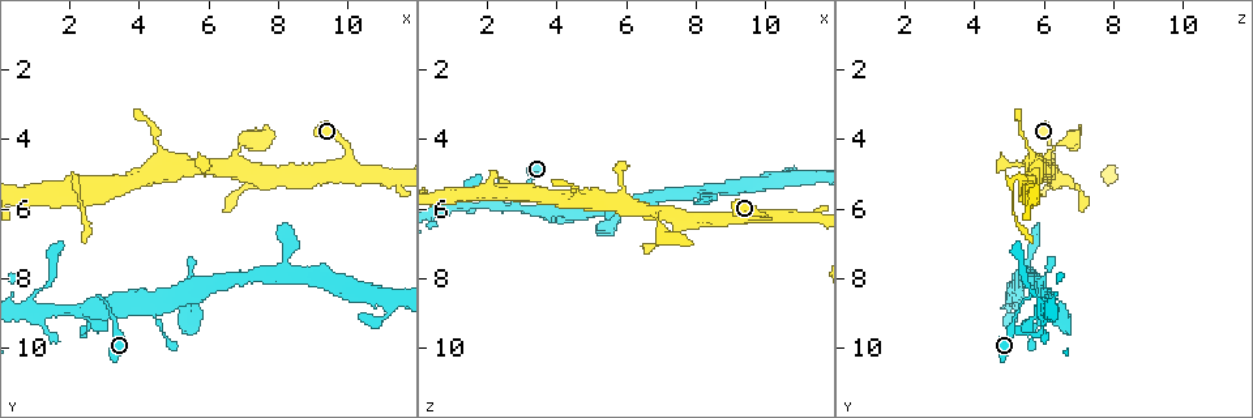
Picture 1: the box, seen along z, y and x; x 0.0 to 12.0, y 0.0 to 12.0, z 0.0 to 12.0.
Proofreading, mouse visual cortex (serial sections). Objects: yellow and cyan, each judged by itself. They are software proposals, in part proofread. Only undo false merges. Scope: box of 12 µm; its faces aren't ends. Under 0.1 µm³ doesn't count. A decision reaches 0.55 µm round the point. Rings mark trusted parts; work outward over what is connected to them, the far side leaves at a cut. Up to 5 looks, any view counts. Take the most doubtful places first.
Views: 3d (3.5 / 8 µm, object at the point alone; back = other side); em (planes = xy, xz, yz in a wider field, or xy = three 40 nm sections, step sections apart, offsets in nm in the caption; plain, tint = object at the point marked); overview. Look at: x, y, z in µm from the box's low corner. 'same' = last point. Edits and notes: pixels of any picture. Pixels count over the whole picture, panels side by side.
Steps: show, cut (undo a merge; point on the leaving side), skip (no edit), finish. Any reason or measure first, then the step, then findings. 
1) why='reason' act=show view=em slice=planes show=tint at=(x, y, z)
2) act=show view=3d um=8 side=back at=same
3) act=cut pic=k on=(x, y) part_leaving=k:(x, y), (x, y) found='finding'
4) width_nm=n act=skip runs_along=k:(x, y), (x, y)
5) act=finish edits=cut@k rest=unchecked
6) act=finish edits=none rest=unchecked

why='side arm on a straight run' act=show view=3d um=3.5 at=(2.8, 8.7, 5.9)

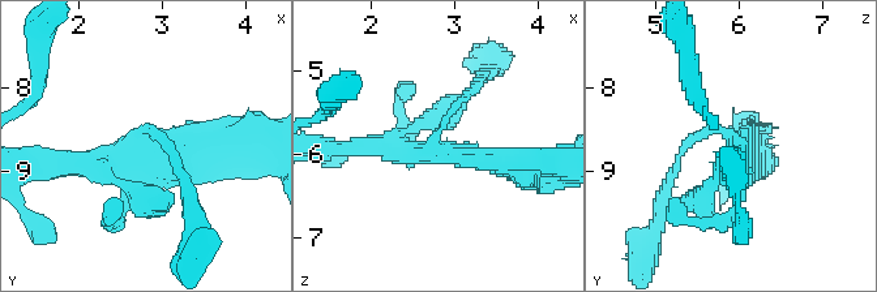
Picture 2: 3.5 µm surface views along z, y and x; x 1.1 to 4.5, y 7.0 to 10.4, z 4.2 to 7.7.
why='shape alone is not enough' act=show view=em slice=xy step=3 show=tint at=(2.80, 8.70, 6.00)

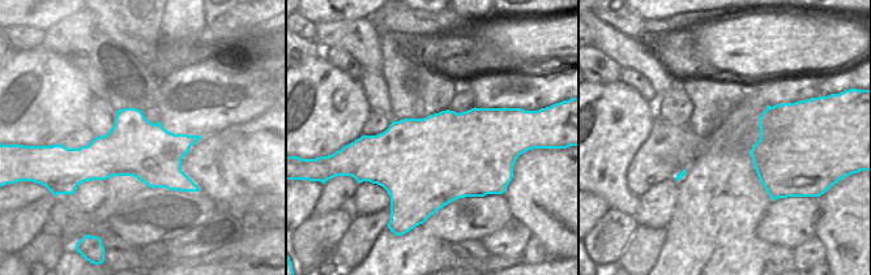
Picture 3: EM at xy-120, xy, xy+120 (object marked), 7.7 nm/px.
width_nm=700 act=skip runs_along=2:(471, 93), (435, 132), (435, 149), (518, 162) found='continuous, no second cell'

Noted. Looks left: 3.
why='three-way junction' act=show view=3d um=8 at=(10.1, 4.6, 6.2)

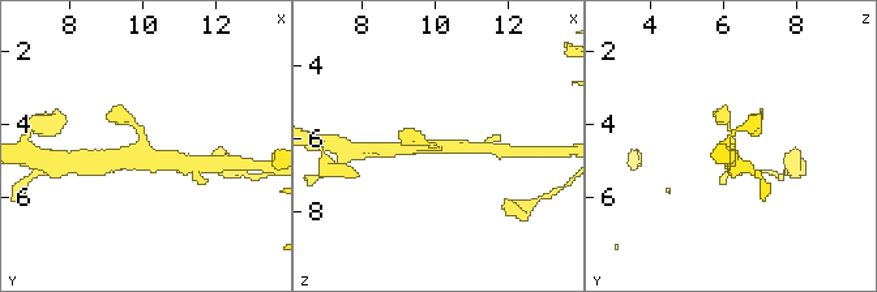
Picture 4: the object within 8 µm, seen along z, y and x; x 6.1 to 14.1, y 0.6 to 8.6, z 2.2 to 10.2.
why='need the tissue' act=show view=em slice=planes show=tint at=(10.0, 4.7, 6.3)

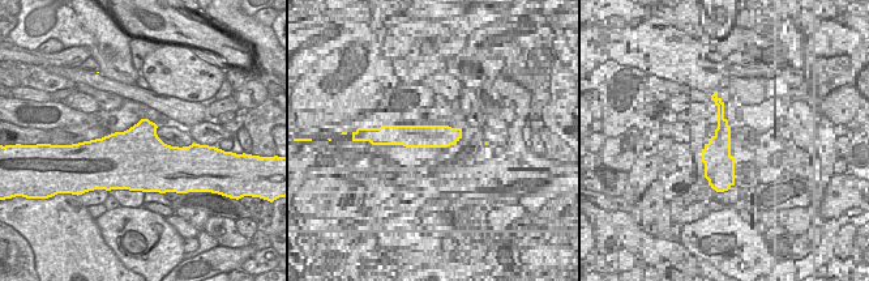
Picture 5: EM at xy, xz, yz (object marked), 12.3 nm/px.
width_nm=750 act=skip runs_along=4:(723, 117), (731, 129), (734, 160) found='all the same cell'

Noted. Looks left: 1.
act=finish edits=none rest=unchecked

